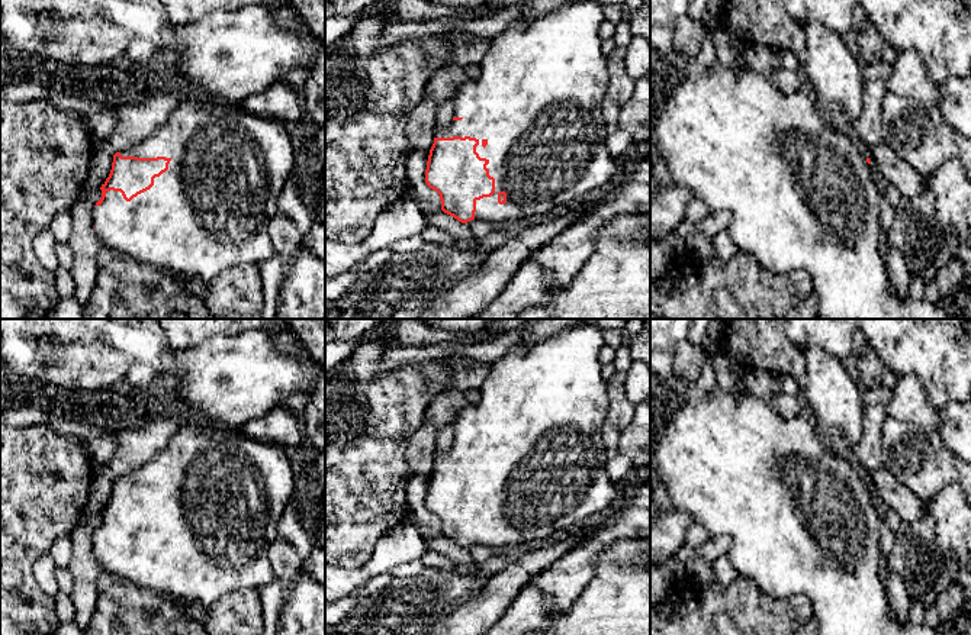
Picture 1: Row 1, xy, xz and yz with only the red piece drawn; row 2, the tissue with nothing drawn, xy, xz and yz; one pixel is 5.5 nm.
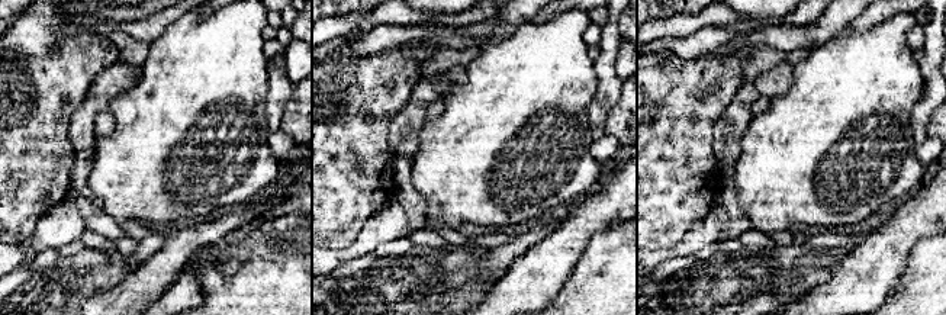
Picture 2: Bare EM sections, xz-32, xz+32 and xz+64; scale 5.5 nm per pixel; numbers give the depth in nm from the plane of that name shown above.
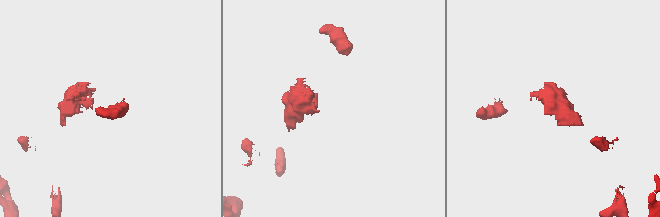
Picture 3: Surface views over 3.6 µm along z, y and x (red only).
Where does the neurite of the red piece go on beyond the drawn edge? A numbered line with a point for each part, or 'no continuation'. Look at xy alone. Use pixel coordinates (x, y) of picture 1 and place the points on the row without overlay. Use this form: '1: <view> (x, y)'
1: xy (209, 535)

